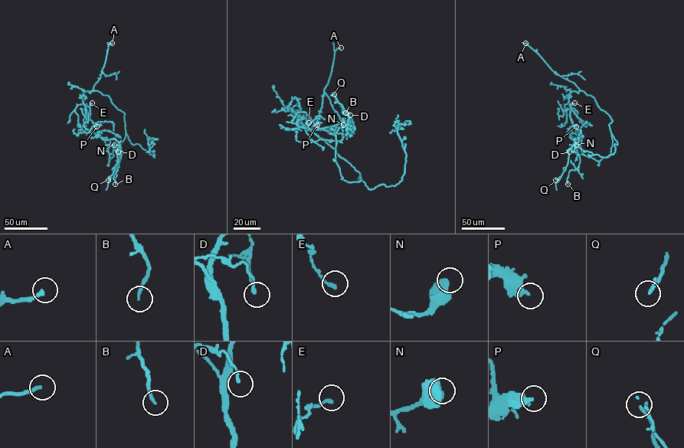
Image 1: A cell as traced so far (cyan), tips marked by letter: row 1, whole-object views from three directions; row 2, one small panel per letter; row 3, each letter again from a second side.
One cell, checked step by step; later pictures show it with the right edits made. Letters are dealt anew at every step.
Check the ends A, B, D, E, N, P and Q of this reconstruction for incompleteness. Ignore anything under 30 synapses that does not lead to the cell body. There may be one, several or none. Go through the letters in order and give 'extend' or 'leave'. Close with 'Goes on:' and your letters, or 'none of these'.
A: leave
B: leave
D: leave
E: leave
N: leave
P: leave
Q: leave
Goes on: none of these

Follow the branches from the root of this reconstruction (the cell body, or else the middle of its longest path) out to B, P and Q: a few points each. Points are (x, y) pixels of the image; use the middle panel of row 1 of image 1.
B: (322, 138), (295, 114), (302, 116), (299, 126), (349, 122), (353, 131), (345, 112)
P: (322, 138), (307, 130), (295, 114), (302, 116), (296, 123), (292, 121), (297, 112), (305, 112), (317, 125)
Q: (322, 138), (307, 130), (295, 114), (302, 116), (297, 121), (299, 126), (314, 129), (351, 122), (334, 94)

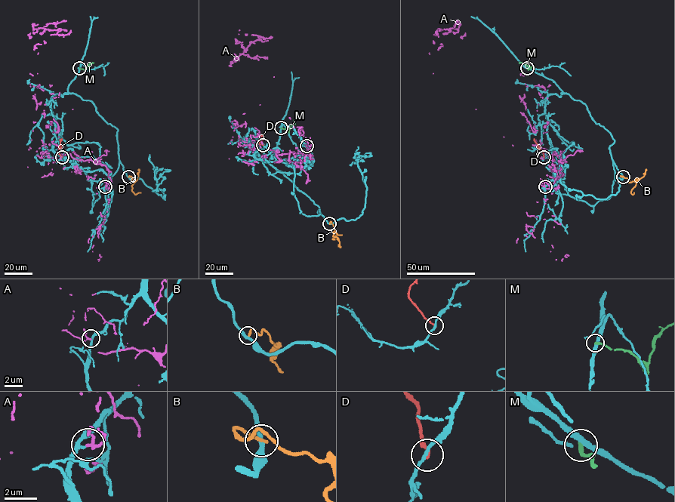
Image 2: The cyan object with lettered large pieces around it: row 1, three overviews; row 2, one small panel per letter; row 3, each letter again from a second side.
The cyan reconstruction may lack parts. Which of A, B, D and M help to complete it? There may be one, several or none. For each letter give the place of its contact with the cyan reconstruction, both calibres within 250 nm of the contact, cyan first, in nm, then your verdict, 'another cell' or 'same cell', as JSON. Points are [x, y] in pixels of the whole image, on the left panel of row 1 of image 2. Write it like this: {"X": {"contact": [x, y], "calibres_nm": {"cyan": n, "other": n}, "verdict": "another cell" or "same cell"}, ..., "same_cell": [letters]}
{"A": {"contact": [105, 186], "calibres_nm": {"cyan": 200, "other": 110}, "verdict": "another cell"}, "B": {"contact": [128, 177], "calibres_nm": {"cyan": 300, "other": 240}, "verdict": "another cell"}, "D": {"contact": [62, 157], "calibres_nm": {"cyan": 200, "other": 180}, "verdict": "another cell"}, "M": {"contact": [79, 68], "calibres_nm": {"cyan": 320, "other": 200}, "verdict": "another cell"}, "same_cell": []}

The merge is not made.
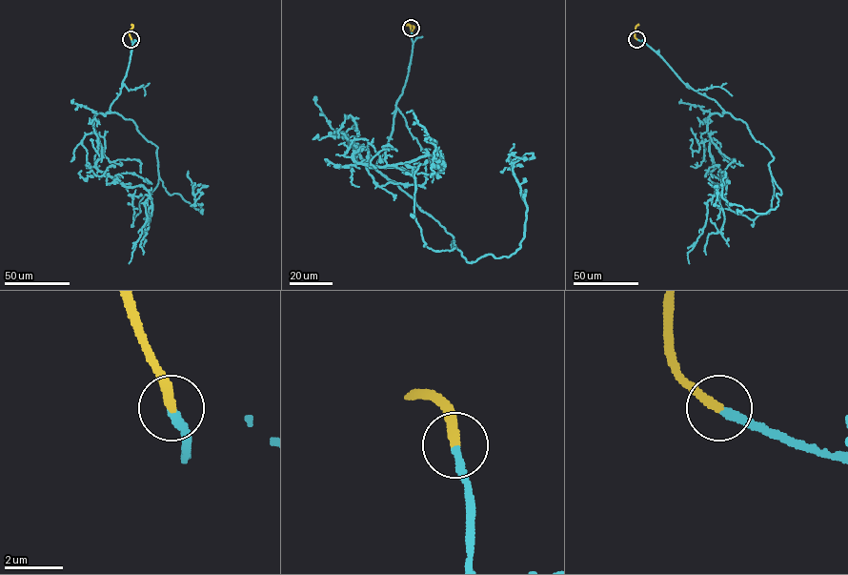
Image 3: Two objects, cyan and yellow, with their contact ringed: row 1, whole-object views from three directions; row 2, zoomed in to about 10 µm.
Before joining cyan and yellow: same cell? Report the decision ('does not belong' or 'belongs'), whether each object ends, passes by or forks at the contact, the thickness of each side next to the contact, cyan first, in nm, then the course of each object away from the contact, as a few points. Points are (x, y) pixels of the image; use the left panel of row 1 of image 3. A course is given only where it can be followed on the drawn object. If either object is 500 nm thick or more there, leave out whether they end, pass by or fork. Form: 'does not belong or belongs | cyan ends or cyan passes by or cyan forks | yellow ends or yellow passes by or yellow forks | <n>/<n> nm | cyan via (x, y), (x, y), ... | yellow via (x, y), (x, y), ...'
belongs | cyan ends | yellow ends | 280/320 nm | cyan via (131, 39), (110, 111), (157, 147), (171, 195), (201, 213), (201, 193), (191, 206) | yellow via (131, 39), (131, 25)

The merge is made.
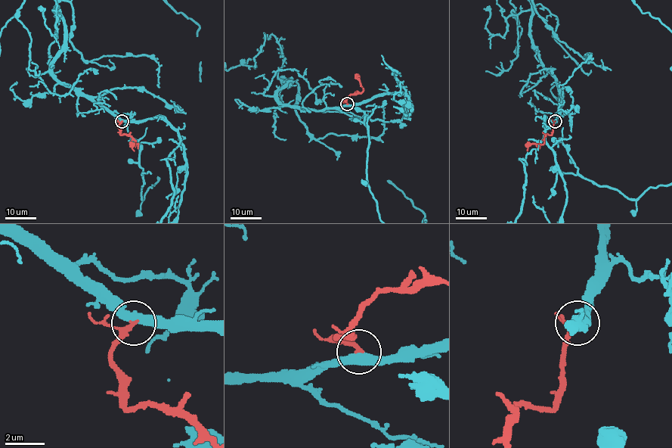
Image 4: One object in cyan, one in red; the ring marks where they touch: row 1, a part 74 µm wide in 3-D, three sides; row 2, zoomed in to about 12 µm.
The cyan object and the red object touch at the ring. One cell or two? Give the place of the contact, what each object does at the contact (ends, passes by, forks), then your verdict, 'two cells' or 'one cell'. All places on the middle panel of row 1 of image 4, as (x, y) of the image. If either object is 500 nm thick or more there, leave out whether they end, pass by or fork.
place (347, 104); cyan passes by; red passes by; one cell

